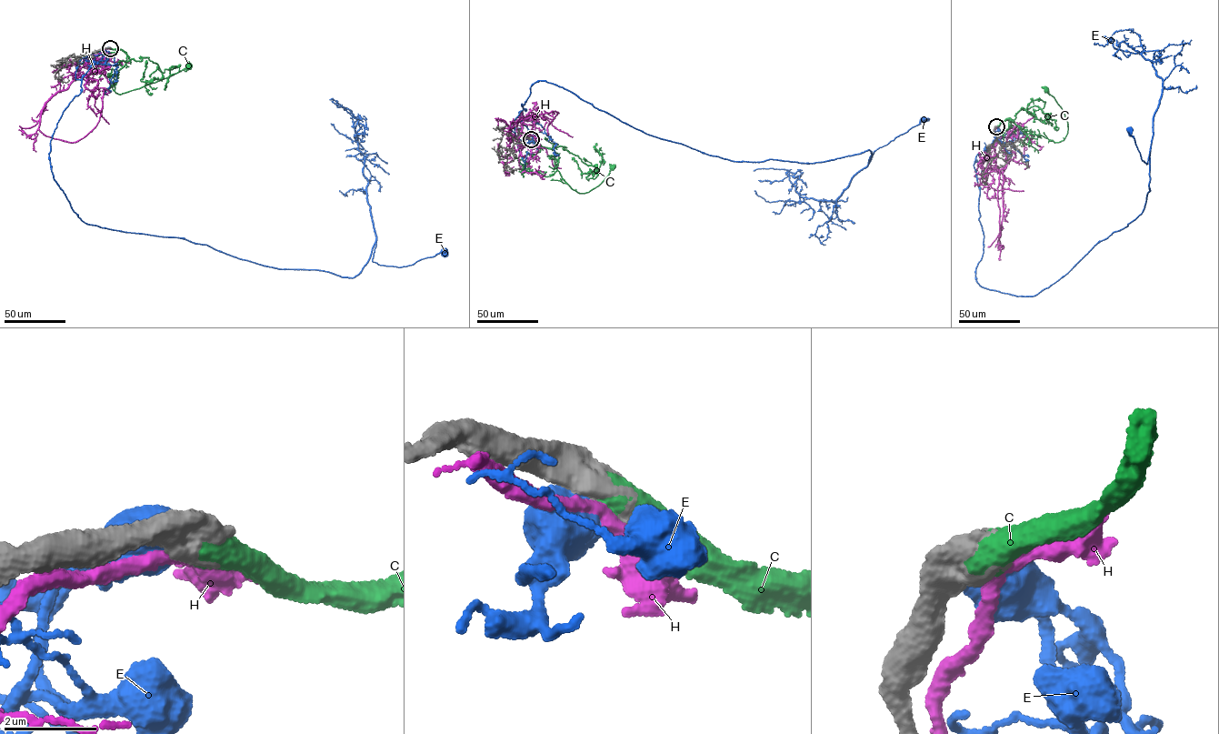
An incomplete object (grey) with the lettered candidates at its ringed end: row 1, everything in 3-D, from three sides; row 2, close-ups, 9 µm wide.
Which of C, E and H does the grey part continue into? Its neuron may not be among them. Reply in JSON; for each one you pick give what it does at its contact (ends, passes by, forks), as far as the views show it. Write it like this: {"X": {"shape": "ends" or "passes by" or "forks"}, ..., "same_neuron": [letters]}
{"C": {"shape": "ends"}, "same_neuron": ["C"]}

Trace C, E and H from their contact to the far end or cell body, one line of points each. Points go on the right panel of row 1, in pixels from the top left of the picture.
C: (996, 126), (1008, 118), (1025, 134), (1055, 142), (1063, 140), (1067, 122), (1045, 89)
E: (995, 126), (974, 164), (975, 277), (1031, 296), (1144, 210), (1152, 141), (1146, 164), (1130, 129)
H: (996, 126), (995, 135), (1006, 155), (998, 240), (1001, 233), (999, 171), (1007, 164)

